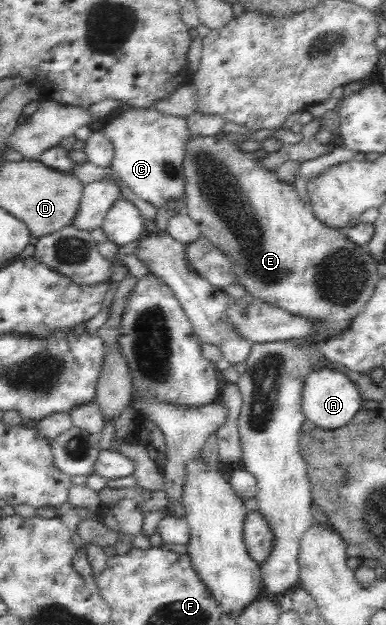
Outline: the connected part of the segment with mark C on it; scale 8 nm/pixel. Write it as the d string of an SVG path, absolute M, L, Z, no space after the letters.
M134 107L115 115L102 131L114 146L113 171L135 196L156 209L183 200L186 181L182 160L184 144L191 135L187 118L163 116L156 110Z

